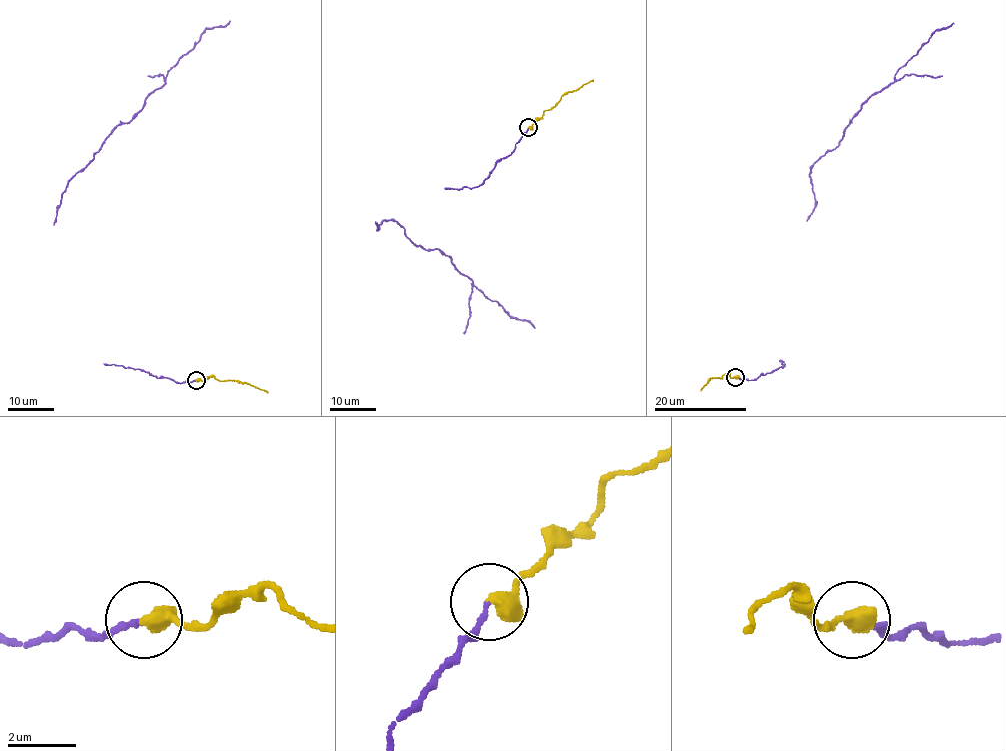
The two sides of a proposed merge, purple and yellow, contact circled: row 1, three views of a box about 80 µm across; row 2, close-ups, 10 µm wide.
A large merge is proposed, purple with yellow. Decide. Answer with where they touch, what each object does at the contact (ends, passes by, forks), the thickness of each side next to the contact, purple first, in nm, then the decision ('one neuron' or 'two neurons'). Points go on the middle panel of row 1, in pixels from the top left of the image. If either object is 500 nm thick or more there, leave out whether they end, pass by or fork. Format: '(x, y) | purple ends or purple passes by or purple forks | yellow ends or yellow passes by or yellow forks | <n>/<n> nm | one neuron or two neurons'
(528, 127) | 140/500 nm | one neuron

